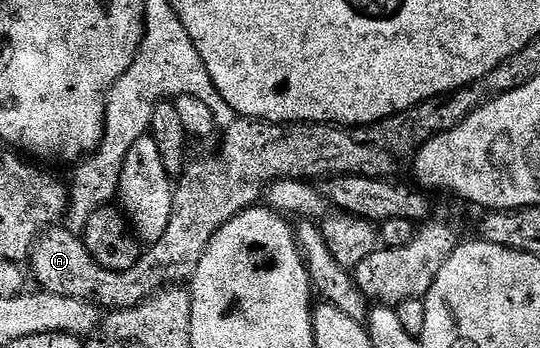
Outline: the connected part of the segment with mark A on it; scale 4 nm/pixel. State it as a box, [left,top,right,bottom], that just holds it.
[28,63,512,313]

